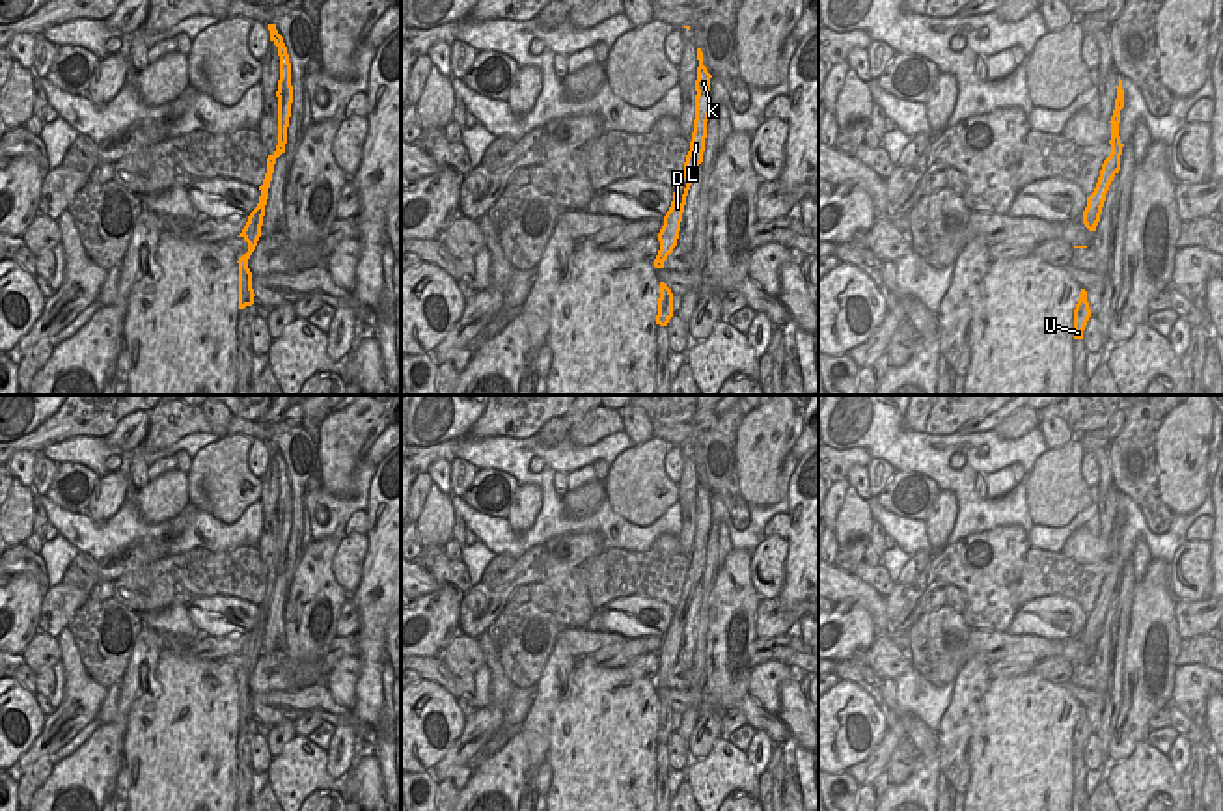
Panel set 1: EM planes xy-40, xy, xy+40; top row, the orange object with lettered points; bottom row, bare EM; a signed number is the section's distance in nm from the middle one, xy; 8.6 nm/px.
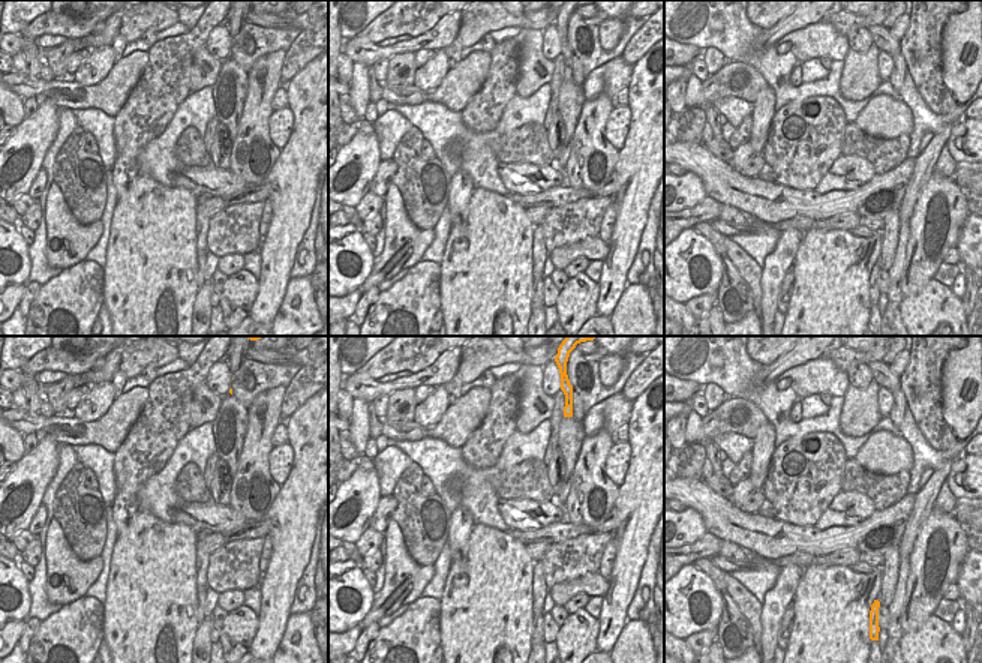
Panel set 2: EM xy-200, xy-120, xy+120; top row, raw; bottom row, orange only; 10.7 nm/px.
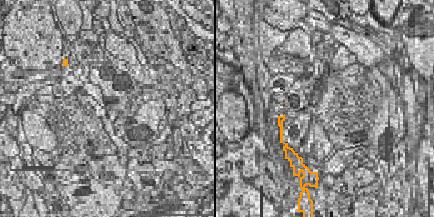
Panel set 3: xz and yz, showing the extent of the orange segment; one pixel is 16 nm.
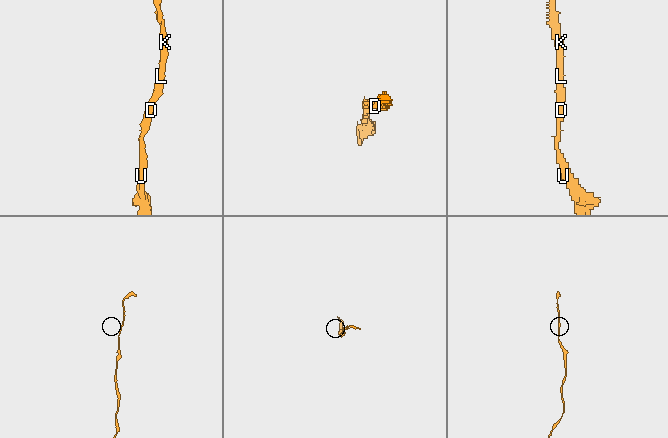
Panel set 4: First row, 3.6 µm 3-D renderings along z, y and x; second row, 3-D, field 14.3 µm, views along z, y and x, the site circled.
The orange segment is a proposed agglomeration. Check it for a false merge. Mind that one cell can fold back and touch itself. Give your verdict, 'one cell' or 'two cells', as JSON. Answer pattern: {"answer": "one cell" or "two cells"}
{"answer": "one cell"}

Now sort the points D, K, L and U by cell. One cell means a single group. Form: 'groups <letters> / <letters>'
groups D K L U

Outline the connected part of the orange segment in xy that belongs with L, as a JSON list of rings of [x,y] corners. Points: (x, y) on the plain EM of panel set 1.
[[[697,466],[697,498],[695,498],[695,537],[694,537],[694,550],[690,559],[690,569],[686,572],[684,587],[679,604],[673,610],[673,619],[669,628],[664,634],[664,643],[658,651],[660,667],[654,679],[656,686],[664,686],[664,679],[677,664],[682,630],[686,623],[686,613],[695,593],[697,584],[703,580],[705,569],[705,556],[707,556],[707,539],[712,526],[710,518],[710,496],[712,492],[703,483],[703,470]]]

